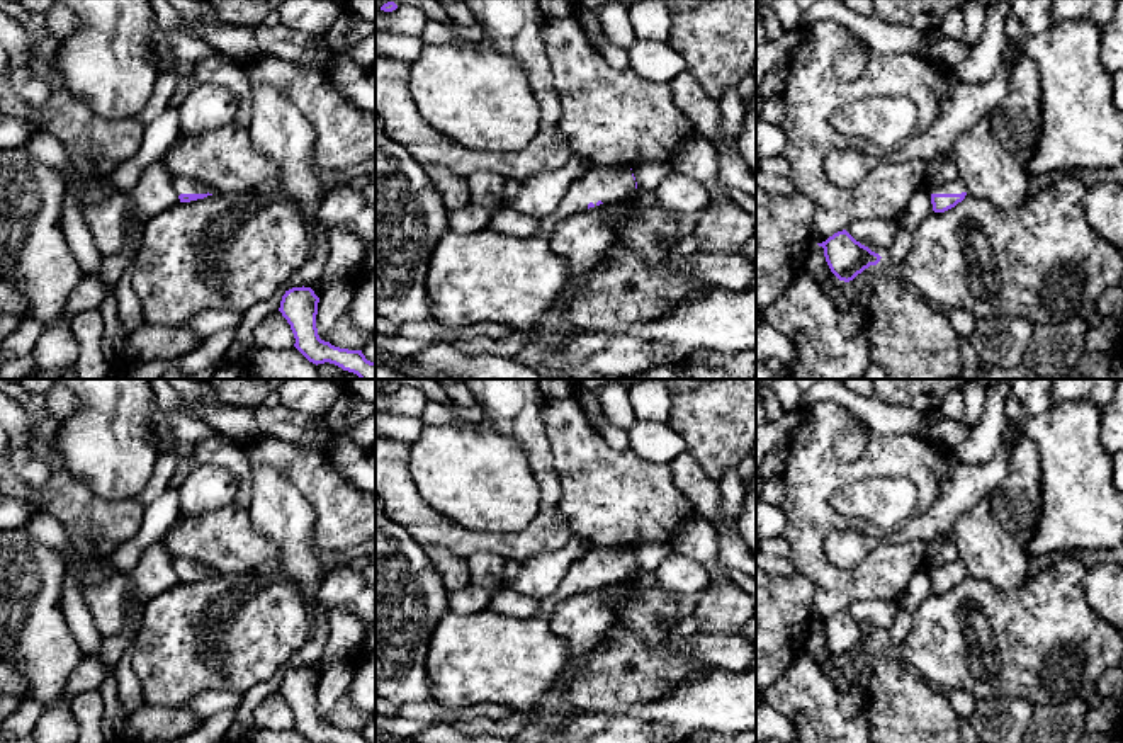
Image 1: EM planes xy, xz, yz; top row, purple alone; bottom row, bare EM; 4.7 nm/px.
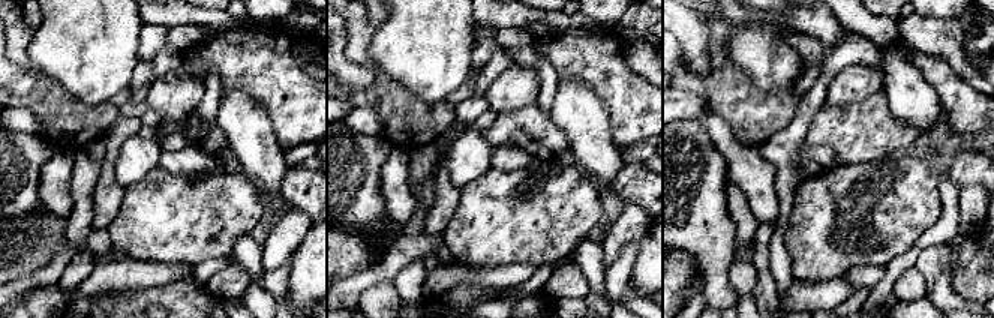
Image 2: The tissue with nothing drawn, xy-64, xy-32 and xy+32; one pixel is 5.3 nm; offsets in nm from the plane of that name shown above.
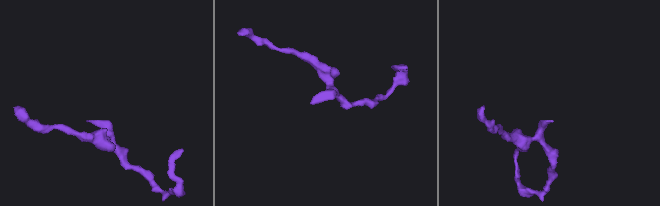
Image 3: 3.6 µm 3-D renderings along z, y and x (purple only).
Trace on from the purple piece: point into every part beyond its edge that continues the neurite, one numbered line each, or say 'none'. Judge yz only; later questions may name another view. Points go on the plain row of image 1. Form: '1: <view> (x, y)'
1: yz (955, 567)

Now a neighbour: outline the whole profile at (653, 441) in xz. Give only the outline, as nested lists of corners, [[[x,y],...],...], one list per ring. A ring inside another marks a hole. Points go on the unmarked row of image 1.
[[[635,418],[629,430],[629,447],[649,462],[669,464],[685,452],[685,440],[664,422]]]

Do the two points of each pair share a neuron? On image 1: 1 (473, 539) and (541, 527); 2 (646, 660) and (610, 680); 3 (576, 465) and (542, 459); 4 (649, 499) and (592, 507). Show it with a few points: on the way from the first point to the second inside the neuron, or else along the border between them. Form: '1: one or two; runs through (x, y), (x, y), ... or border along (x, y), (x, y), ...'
1: one; runs through (490, 543), (524, 543)
2: one; runs through (637, 669), (634, 674), (619, 675)
3: two; border along (544, 422), (553, 463), (561, 480), (559, 500)
4: one; runs through (636, 500), (605, 500)

